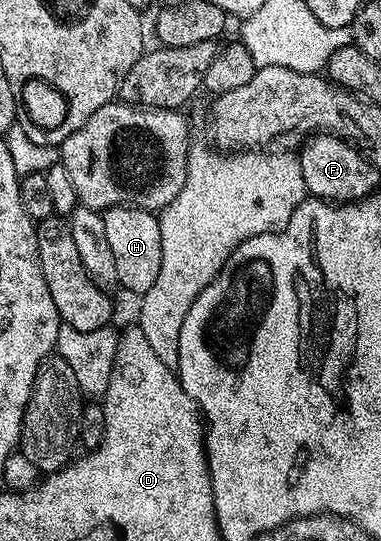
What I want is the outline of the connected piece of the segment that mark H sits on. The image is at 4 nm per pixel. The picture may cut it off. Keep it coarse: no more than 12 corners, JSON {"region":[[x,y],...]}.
{"region":[[152,210],[101,214],[119,285],[147,293],[161,271]]}

